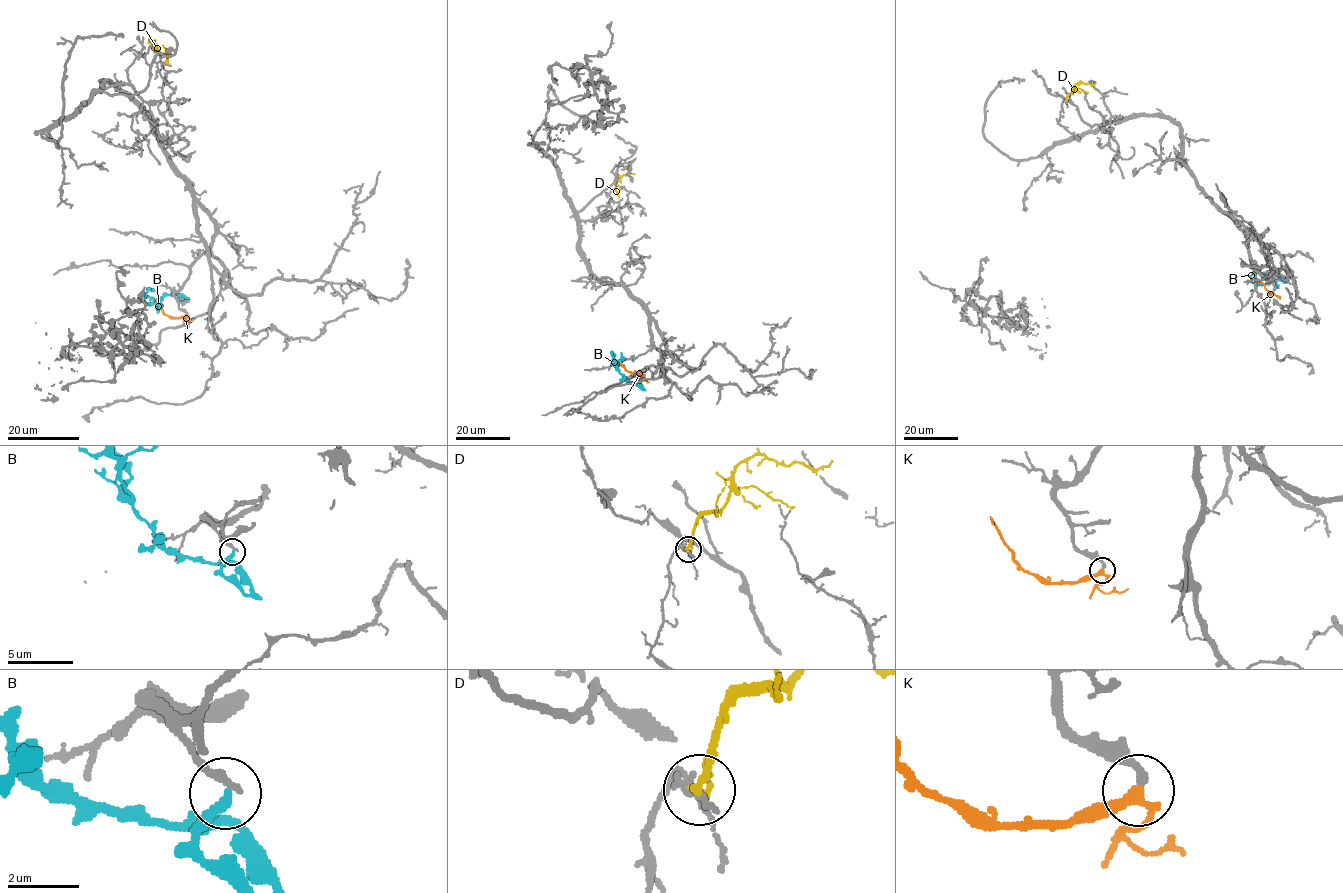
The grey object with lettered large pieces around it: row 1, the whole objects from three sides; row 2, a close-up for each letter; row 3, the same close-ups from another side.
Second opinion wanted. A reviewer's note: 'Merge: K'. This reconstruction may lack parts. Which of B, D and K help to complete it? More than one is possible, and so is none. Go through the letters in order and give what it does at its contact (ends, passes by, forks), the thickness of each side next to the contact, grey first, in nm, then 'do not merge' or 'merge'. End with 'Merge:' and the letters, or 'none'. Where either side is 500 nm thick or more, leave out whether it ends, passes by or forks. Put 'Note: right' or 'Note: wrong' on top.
Note: right
B: it passes by | 240/180 nm | do not merge
D: it ends | 200/220 nm | do not merge
K: it passes by | 240/280 nm | merge
Merge: K

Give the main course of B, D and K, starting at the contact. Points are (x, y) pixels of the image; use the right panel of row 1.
B: (1279, 280), (1287, 281), (1280, 277), (1265, 284), (1255, 284), (1251, 279), (1256, 272), (1266, 274)
D: (1066, 101), (1076, 83), (1096, 83)
K: (1272, 292), (1270, 294), (1262, 283), (1257, 283)

